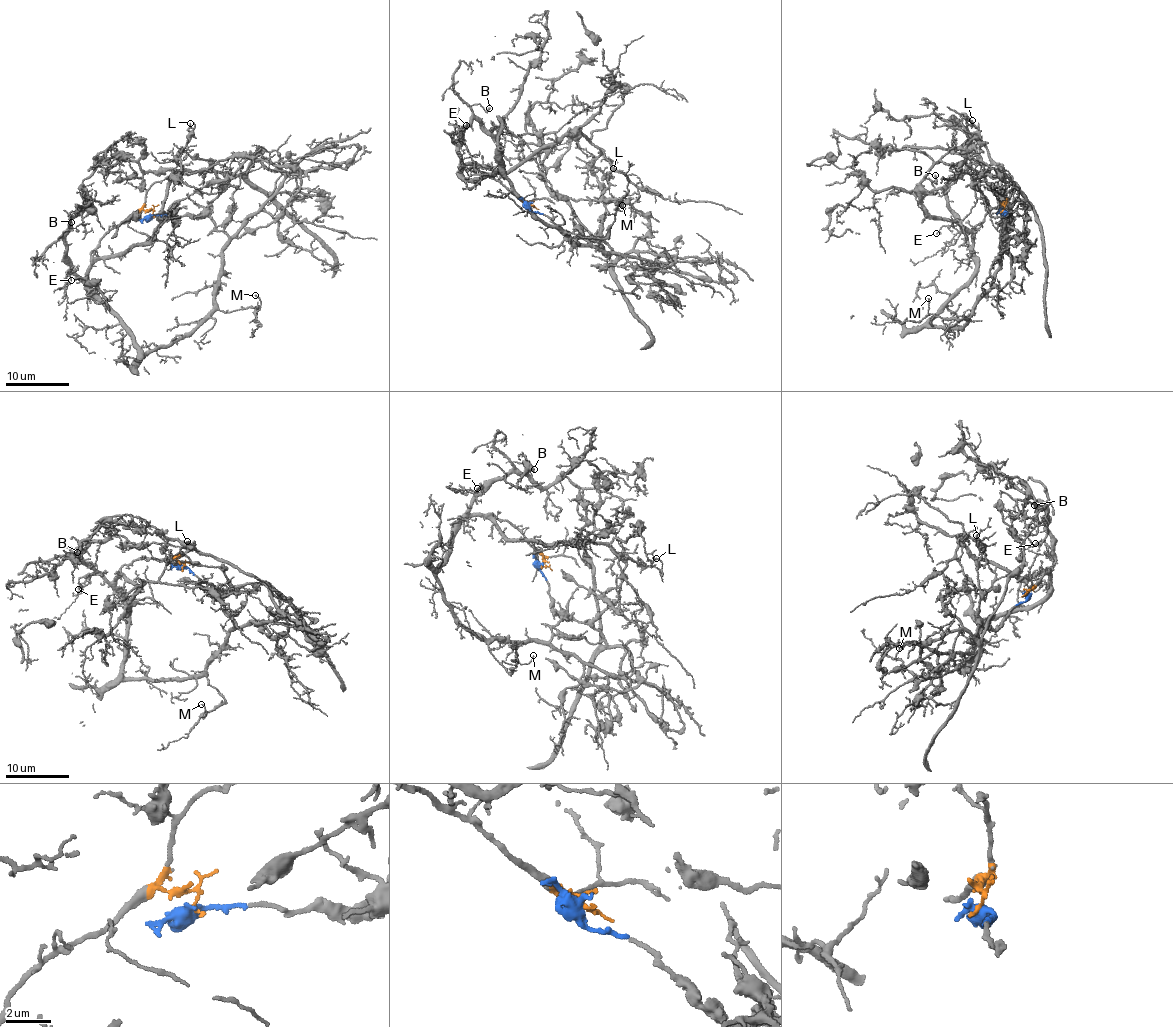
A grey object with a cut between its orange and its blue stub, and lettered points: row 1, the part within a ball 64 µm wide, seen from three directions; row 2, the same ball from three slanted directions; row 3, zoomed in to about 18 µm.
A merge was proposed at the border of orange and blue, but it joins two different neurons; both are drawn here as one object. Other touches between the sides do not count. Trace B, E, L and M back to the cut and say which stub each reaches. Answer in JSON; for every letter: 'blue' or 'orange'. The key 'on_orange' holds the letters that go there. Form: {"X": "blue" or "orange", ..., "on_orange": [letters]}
{"B": "orange", "E": "orange", "L": "orange", "M": "orange", "on_orange": ["B", "E", "L", "M"]}

